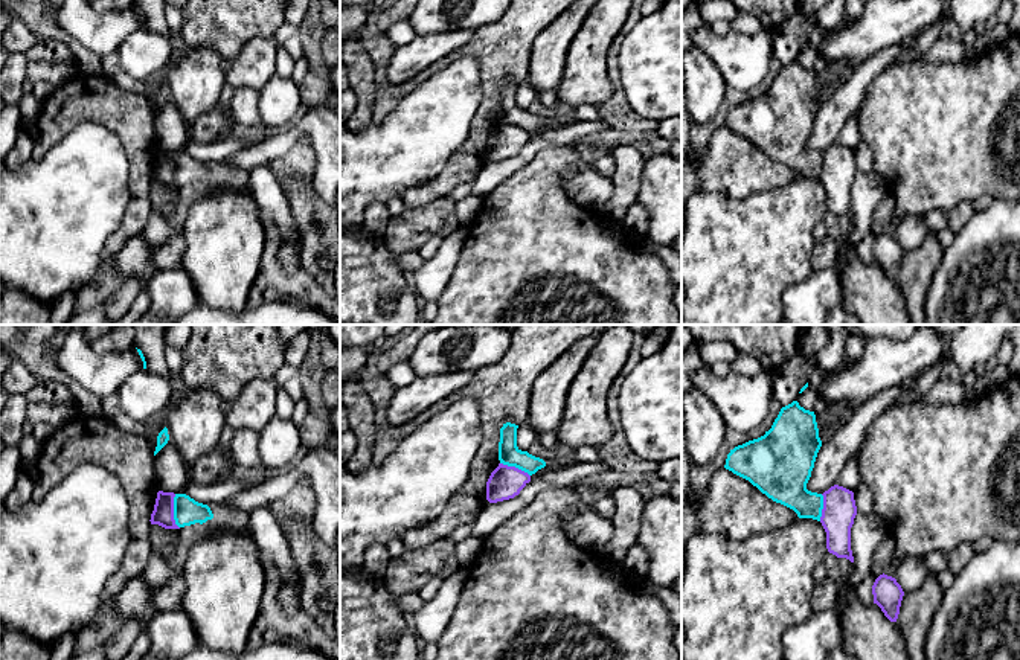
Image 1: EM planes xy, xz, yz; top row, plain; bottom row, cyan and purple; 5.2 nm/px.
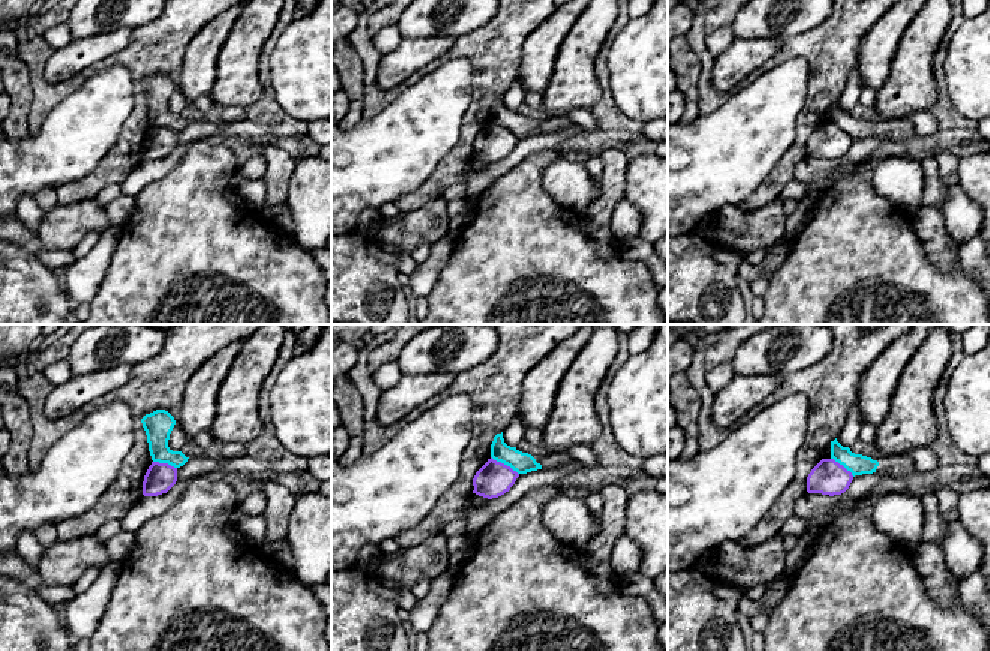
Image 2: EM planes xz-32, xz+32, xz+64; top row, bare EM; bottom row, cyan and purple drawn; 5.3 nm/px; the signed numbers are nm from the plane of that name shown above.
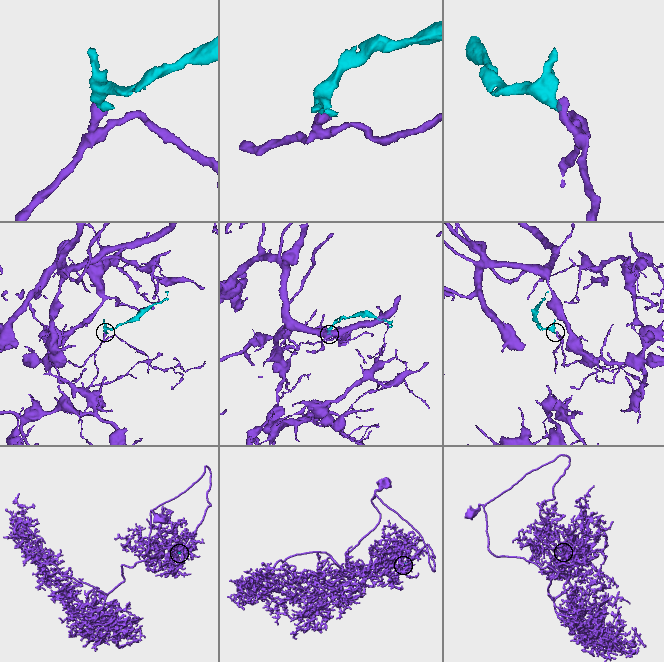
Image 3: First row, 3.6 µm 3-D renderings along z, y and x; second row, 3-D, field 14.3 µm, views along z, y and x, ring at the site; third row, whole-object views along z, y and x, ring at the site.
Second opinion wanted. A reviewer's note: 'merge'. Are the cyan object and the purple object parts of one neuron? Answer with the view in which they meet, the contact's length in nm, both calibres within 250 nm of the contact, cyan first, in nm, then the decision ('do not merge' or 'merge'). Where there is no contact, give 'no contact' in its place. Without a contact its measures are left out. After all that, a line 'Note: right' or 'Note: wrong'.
meets cyan in xy; contact 190 nm long; 140 nm thick on the cyan side, 110 nm on the other; do not merge
Note: wrong

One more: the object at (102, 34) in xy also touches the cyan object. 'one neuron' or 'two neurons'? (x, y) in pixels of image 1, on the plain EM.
two neurons

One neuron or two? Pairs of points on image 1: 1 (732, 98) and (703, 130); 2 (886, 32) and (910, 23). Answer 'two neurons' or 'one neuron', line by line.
1: one neuron
2: one neuron

